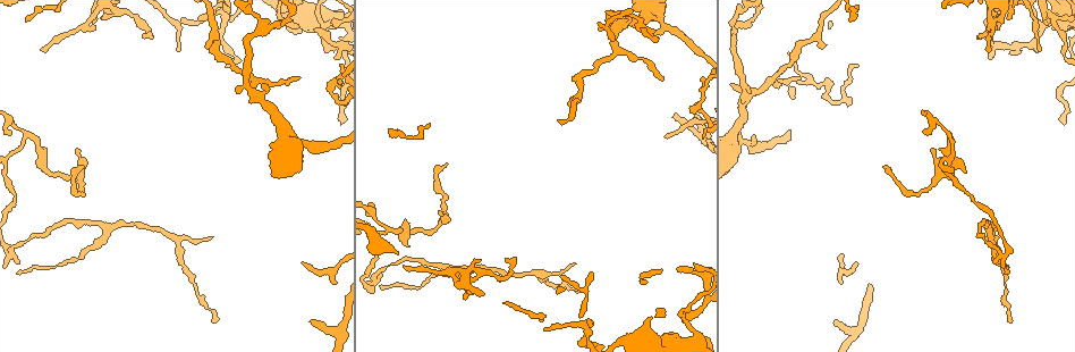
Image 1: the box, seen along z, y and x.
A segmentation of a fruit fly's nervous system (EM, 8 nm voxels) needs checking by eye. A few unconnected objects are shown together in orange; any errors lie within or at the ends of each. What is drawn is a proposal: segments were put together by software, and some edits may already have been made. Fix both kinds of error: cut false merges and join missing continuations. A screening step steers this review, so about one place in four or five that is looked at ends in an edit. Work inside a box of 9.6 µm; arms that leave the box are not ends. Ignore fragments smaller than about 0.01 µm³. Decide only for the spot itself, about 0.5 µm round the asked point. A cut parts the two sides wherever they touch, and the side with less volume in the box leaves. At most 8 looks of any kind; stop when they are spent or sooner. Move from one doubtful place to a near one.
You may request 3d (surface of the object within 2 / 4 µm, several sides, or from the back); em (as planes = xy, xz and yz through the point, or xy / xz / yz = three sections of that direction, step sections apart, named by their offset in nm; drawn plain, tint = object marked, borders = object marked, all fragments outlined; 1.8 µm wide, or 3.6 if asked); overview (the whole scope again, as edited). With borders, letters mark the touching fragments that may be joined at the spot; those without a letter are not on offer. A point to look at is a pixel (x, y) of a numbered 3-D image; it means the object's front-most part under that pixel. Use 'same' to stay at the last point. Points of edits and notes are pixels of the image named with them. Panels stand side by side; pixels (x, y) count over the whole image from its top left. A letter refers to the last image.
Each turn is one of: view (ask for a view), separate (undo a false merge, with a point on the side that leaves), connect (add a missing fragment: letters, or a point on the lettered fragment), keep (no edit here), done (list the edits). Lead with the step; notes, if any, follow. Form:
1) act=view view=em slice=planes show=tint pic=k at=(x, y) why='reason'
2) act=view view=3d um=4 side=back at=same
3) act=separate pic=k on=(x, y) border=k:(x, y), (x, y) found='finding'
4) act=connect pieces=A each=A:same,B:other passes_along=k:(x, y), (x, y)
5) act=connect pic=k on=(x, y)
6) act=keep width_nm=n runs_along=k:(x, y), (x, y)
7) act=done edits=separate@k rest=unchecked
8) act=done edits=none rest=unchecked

act=view view=em um=3.6 slice=xz step=8 show=tint pic=1 at=(588, 334)

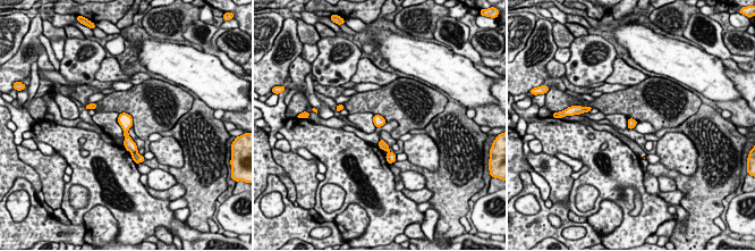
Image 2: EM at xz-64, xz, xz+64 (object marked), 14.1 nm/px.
act=view view=em um=3.6 slice=xz step=8 show=borders at=same

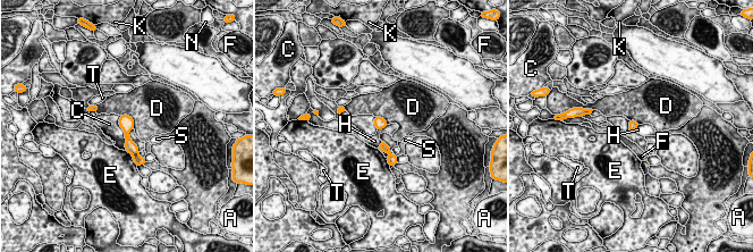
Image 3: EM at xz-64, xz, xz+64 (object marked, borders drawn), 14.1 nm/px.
act=keep width_nm=130 each=A:other,C:other,D:other,E:other,F:other,H:other,K:other,N:other,S:other,T:other runs_along=3:(123, 118), (136, 157) found='one cell here'

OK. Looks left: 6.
act=view view=3d um=2 pic=1 at=(316, 28) why='thin end'

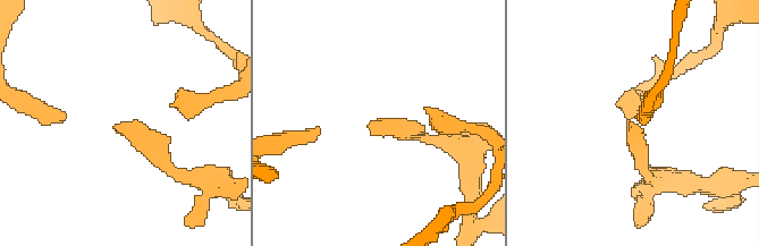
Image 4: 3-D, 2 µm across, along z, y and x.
act=view view=em slice=planes show=plain pic=4 at=(370, 127) why='shape alone is not enough'

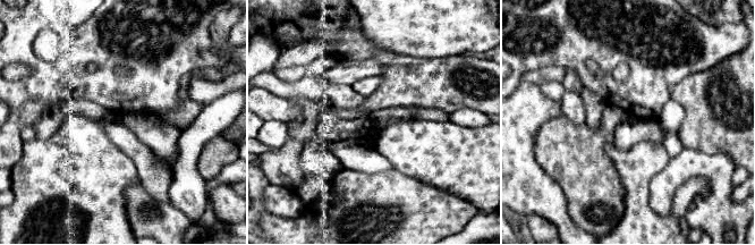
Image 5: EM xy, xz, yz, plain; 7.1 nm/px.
act=view view=em slice=planes show=borders at=same why='what lies round it'

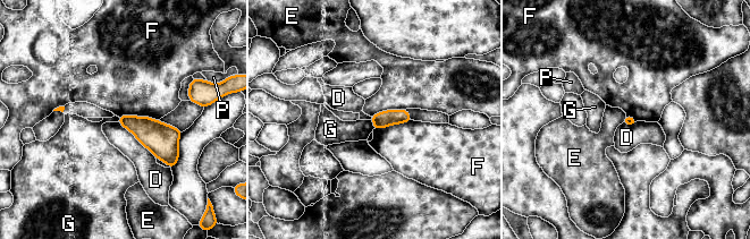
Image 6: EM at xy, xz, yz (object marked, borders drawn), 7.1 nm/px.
act=keep each=D:other,E:other,F:other,G:other,P:other found='no lettered fragment goes on from it'

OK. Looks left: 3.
act=view view=em slice=planes show=borders pic=1 at=(259, 16) why='three arms meet'

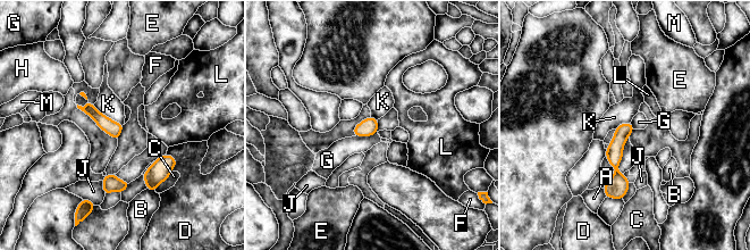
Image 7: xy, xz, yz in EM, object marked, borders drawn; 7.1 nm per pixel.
act=keep each=A:other,B:other,C:other,D:other,E:other,F:other,G:other,H:other,J:other,K:other,L:other,M:other border=7:(93, 105), (99, 111), (124, 124) found='continuous, no second cell'

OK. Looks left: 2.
act=view view=3d um=4 pic=1 at=(752, 136) why='tapers out'

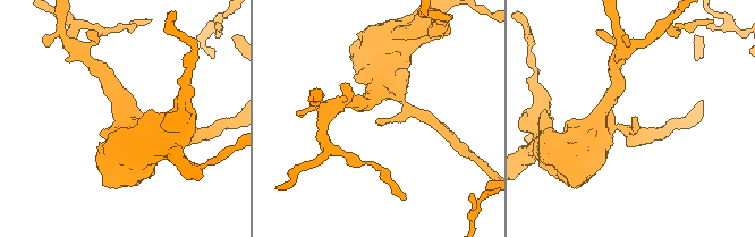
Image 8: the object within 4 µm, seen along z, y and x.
act=view view=em slice=xz step=16 show=borders pic=8 at=(632, 117) arm_widths_nm=160,360 why='now the EM'

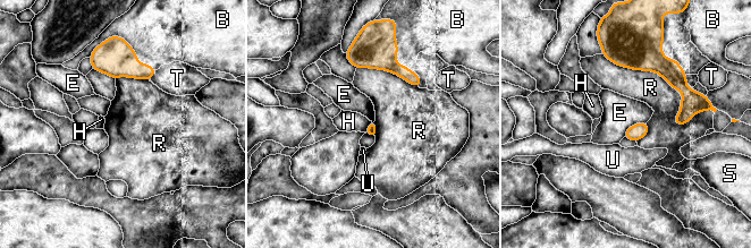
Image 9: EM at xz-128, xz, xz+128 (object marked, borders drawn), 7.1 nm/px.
act=keep width_nm=70 each=B:other,E:other,H:other,R:other,S:other,T:other,U:other found='none of them fits'

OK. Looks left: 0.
act=done edits=none rest=unchecked

